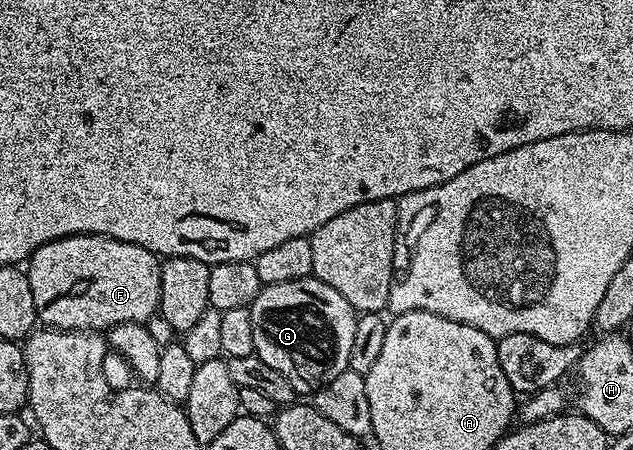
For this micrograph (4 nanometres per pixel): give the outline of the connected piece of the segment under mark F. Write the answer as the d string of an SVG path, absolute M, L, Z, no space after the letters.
M67 236L54 242L46 242L46 246L38 246L38 250L34 250L34 254L29 256L26 261L30 290L34 294L37 321L39 321L44 328L55 328L62 332L103 333L109 328L114 328L126 322L143 324L152 316L157 315L160 306L160 287L162 286L162 278L160 277L161 263L161 257L157 256L155 252L146 250L142 246L134 246L130 242L116 240L112 236Z

